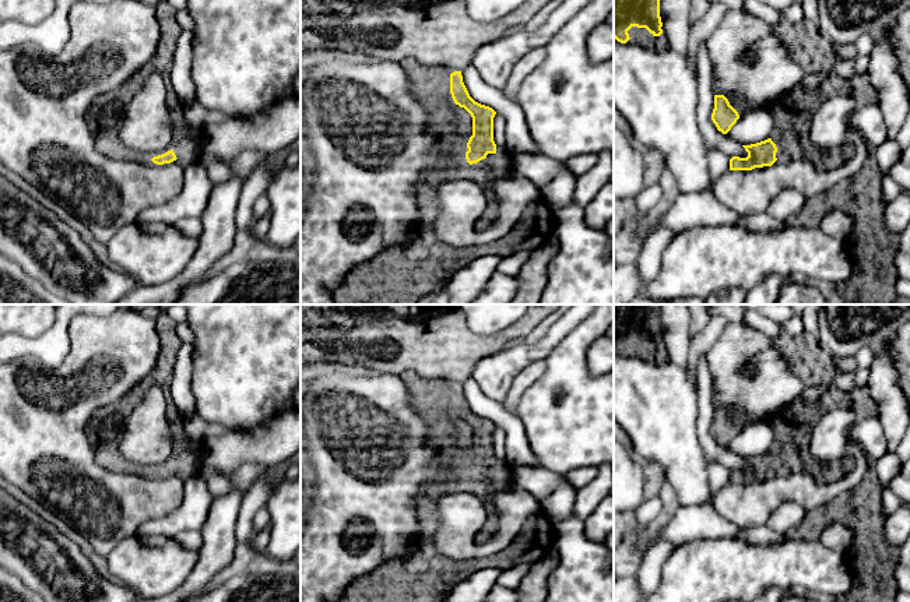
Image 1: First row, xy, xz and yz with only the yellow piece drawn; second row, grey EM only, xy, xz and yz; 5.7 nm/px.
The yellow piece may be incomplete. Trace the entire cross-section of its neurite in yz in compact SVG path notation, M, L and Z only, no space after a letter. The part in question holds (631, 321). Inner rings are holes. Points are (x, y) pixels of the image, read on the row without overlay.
M614 304L614 351L625 358L663 366L670 362L670 353L660 330L663 304Z

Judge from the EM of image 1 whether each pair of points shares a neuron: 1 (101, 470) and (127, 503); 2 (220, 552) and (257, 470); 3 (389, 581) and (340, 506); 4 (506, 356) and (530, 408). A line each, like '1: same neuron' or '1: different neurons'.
1: same neuron
2: same neuron
3: different neurons
4: different neurons

